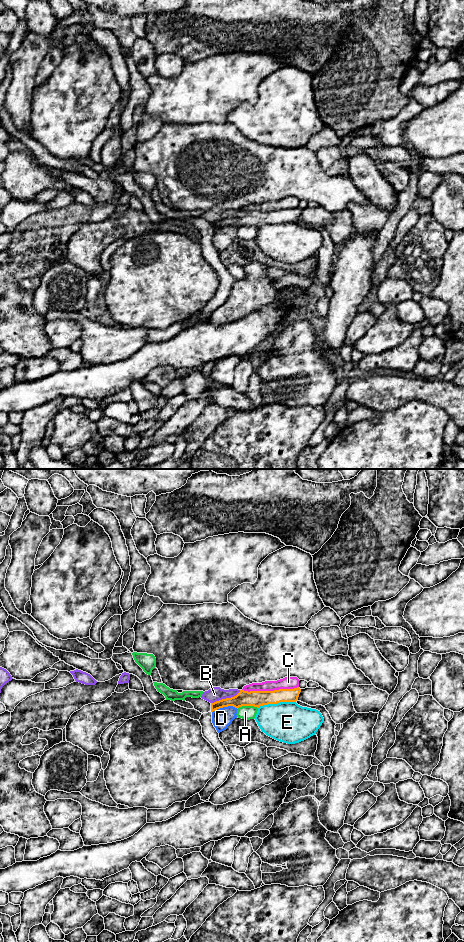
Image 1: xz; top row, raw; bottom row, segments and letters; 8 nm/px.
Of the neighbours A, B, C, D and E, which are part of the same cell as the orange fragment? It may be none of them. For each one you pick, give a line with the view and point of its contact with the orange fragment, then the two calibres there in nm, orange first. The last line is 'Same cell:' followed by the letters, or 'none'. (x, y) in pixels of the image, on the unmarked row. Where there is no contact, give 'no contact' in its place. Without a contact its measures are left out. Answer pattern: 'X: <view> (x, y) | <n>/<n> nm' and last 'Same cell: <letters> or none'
Same cell: none

